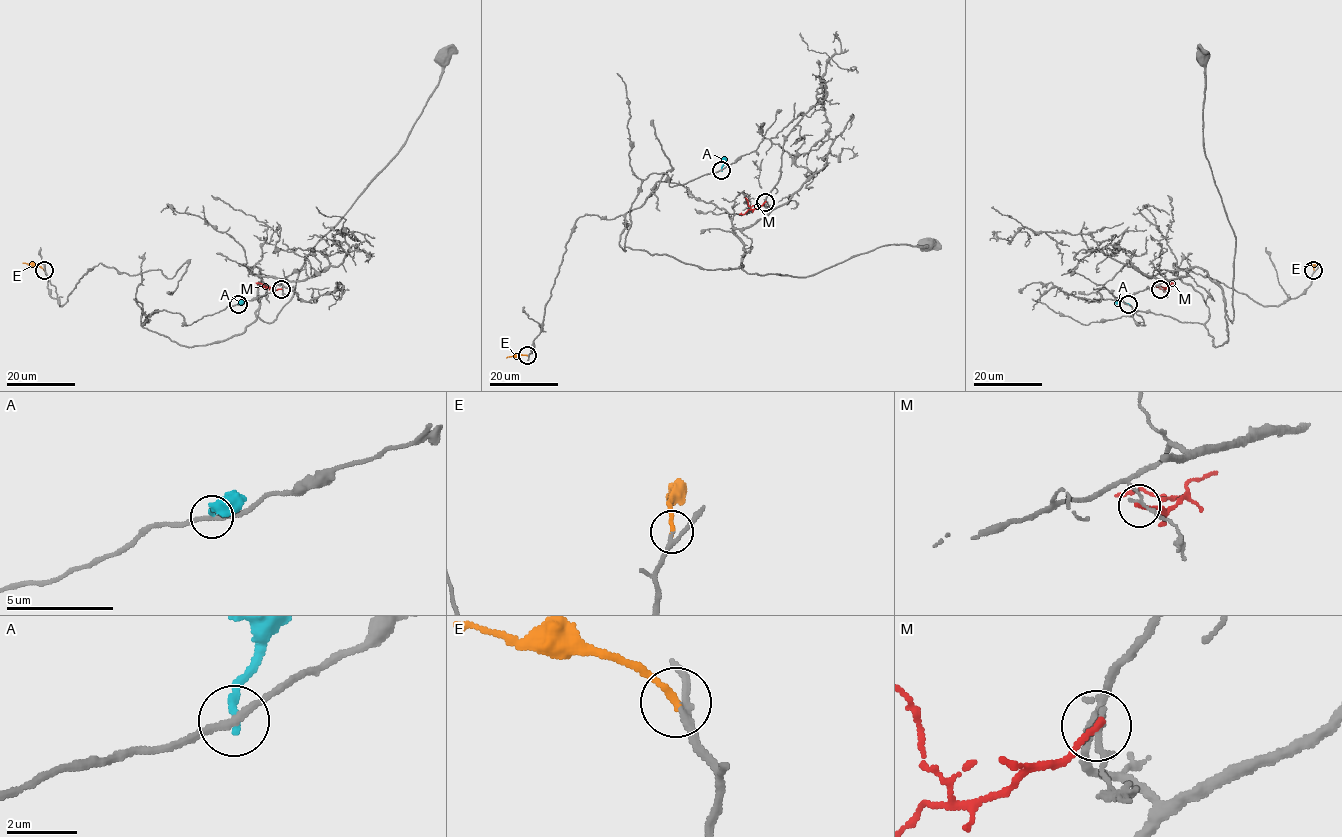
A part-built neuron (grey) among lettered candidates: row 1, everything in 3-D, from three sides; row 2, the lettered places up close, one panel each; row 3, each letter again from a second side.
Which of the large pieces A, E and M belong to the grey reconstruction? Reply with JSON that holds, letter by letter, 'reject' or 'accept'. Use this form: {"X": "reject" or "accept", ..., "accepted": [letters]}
{"A": "reject", "E": "accept", "M": "reject", "accepted": ["E"]}

